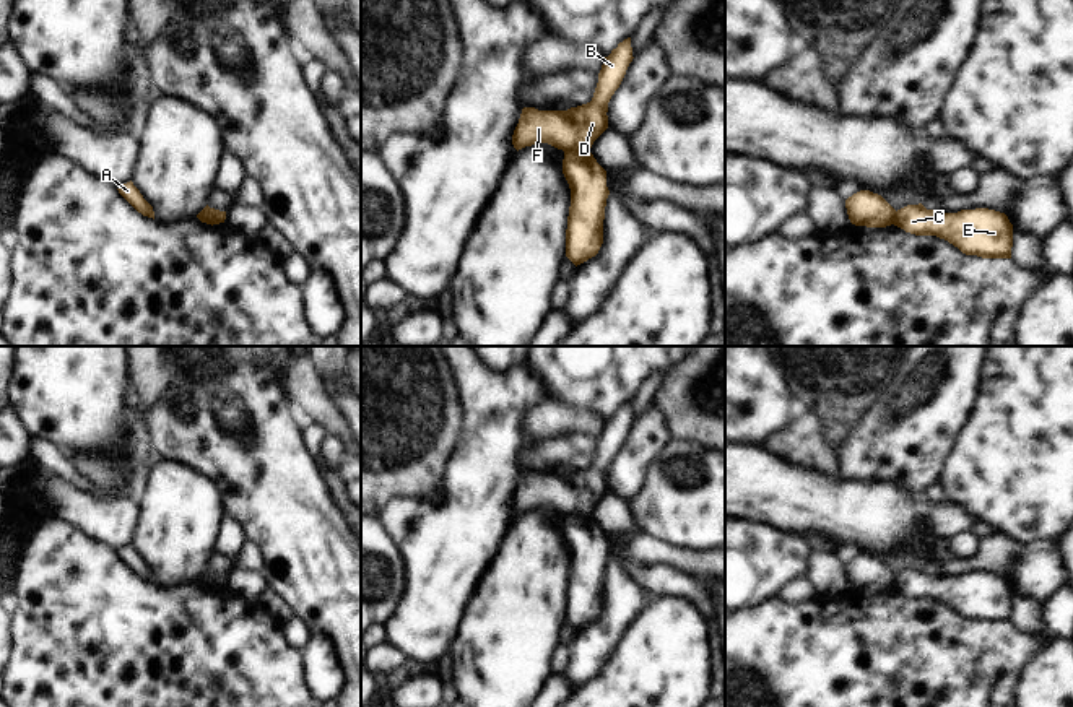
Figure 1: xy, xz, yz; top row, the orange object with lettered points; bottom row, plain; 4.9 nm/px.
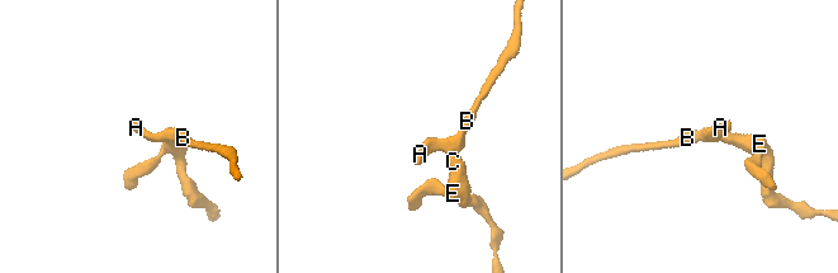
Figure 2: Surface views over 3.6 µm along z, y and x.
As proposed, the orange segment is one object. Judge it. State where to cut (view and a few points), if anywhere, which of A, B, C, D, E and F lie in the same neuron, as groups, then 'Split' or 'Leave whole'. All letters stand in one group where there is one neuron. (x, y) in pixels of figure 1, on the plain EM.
Split along xz (589, 514), (568, 514), (564, 517). Groups: A B D F / C E. Split.

